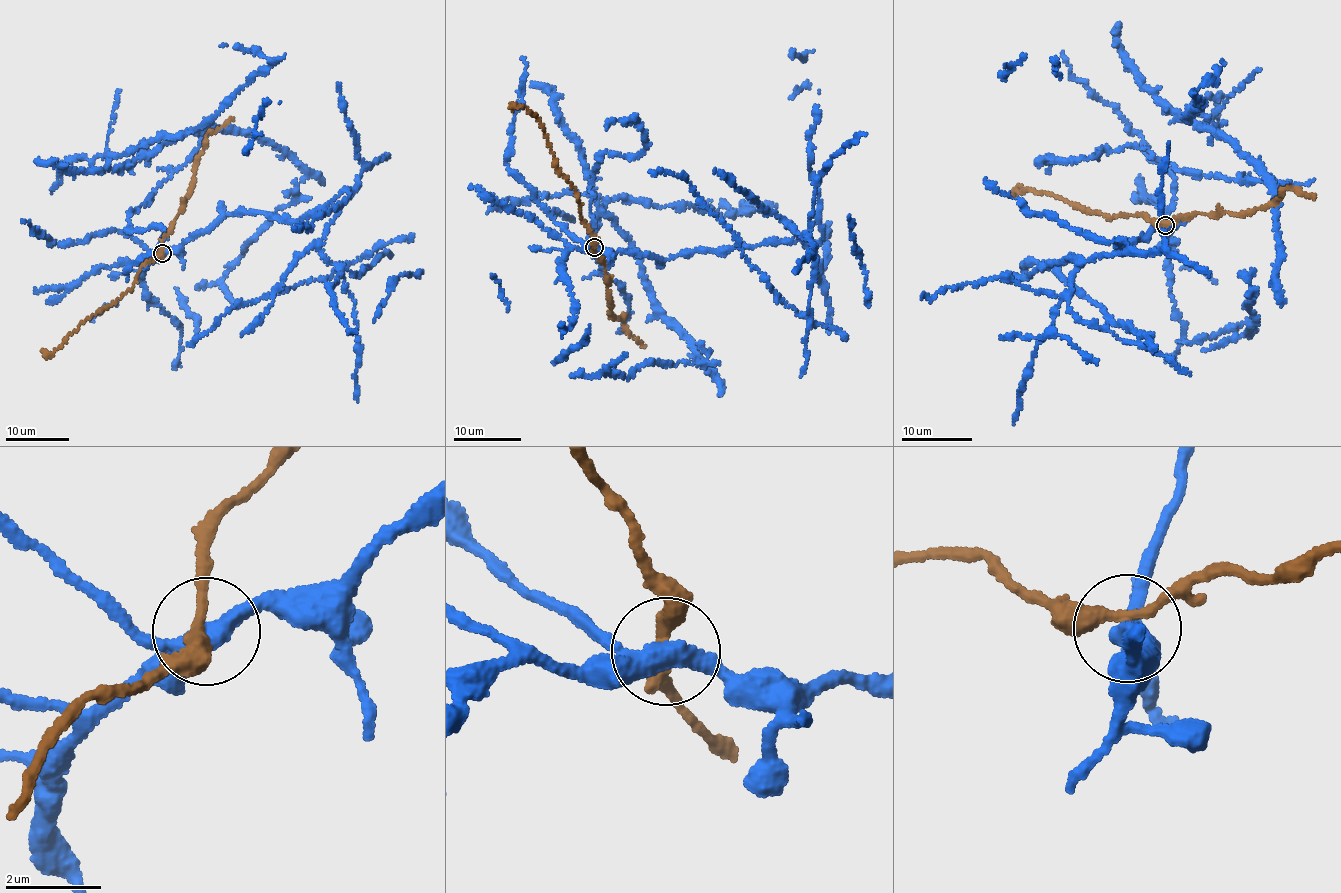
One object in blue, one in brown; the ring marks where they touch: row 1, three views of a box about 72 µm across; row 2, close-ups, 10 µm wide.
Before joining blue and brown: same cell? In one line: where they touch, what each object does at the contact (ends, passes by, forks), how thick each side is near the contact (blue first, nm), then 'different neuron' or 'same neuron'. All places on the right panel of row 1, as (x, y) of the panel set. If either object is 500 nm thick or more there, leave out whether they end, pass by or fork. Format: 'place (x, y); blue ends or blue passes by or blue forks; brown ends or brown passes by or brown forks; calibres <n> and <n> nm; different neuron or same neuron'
place (1165, 225); blue forks; brown passes by; calibres 360 and 240 nm; different neuron

